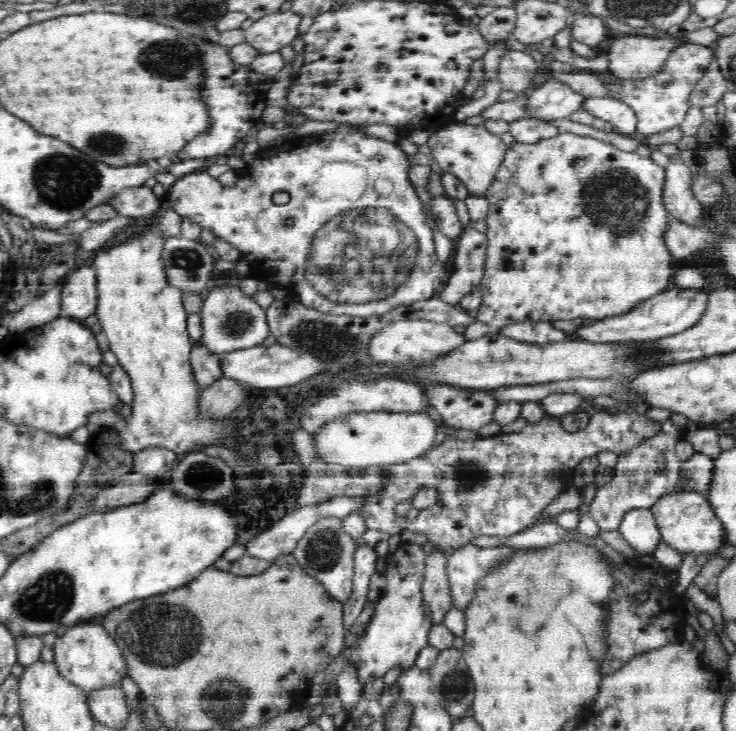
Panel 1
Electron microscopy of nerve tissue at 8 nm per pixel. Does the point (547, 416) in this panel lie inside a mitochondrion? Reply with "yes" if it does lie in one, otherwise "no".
no

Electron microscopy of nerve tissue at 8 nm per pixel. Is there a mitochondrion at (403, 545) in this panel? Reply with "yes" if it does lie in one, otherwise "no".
no

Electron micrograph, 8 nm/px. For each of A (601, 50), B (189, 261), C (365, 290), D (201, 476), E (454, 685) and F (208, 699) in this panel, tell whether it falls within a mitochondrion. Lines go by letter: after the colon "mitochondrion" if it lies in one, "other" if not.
A: other
B: mitochondrion
C: mitochondrion
D: mitochondrion
E: mitochondrion
F: mitochondrion

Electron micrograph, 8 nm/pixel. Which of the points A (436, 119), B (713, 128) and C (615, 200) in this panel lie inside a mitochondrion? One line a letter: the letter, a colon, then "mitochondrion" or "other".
A: other
B: other
C: mitochondrion

